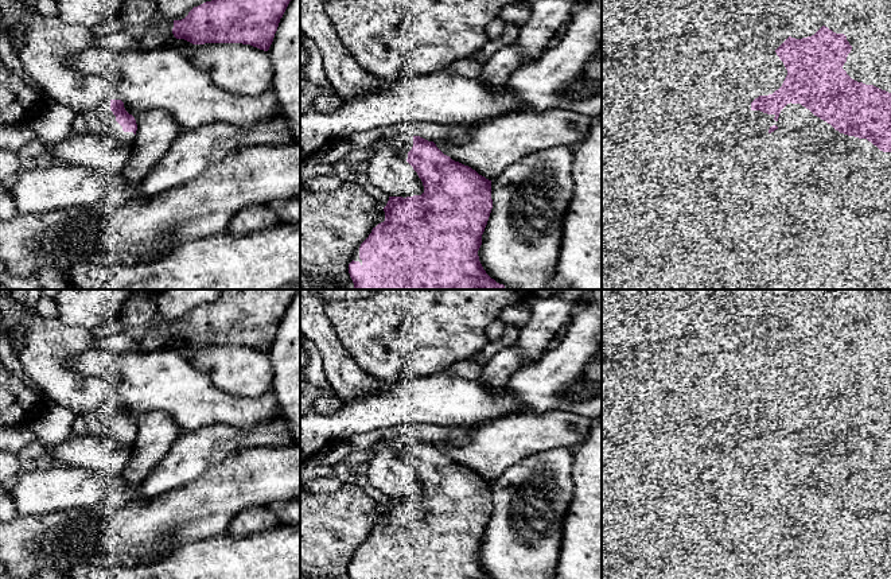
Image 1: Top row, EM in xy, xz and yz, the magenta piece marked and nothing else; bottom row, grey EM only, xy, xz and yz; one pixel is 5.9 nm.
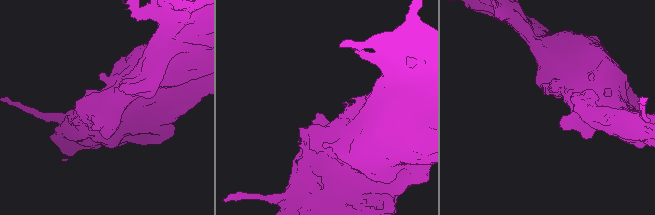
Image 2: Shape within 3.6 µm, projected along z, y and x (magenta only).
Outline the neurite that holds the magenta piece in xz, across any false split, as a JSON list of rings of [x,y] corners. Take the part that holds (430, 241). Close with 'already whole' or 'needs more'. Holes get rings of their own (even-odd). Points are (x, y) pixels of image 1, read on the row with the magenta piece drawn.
[[[411,133],[386,137],[392,149],[406,160],[423,182],[424,193],[413,197],[389,197],[385,221],[373,228],[359,246],[359,261],[349,264],[354,290],[506,290],[483,269],[478,250],[491,209],[491,180],[444,155],[433,141]]]; needs more

